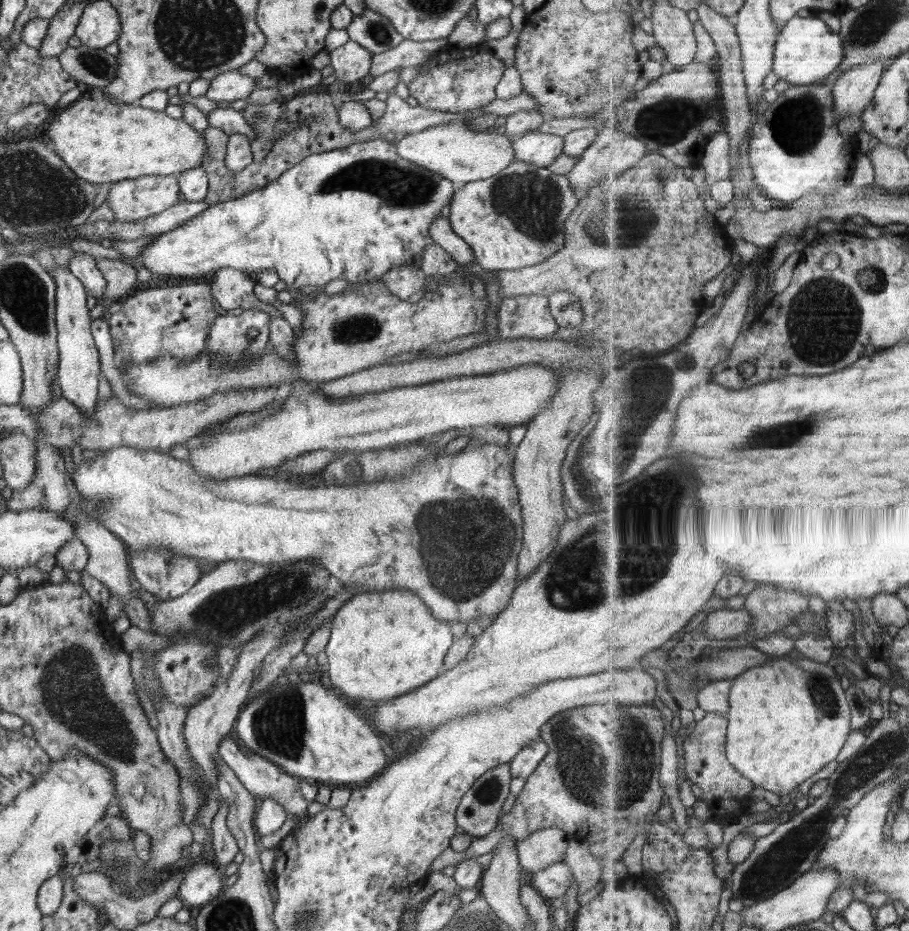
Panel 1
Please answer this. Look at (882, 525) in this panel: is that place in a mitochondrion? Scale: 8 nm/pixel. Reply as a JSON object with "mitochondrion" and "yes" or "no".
{"mitochondrion":"no"}

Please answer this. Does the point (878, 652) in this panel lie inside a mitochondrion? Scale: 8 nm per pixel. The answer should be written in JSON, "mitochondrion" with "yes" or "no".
{"mitochondrion":"no"}

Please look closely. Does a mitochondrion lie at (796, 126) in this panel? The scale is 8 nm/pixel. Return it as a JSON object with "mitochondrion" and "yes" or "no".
{"mitochondrion":"yes"}

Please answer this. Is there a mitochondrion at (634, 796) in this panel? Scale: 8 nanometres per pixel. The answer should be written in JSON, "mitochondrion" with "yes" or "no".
{"mitochondrion":"no"}

